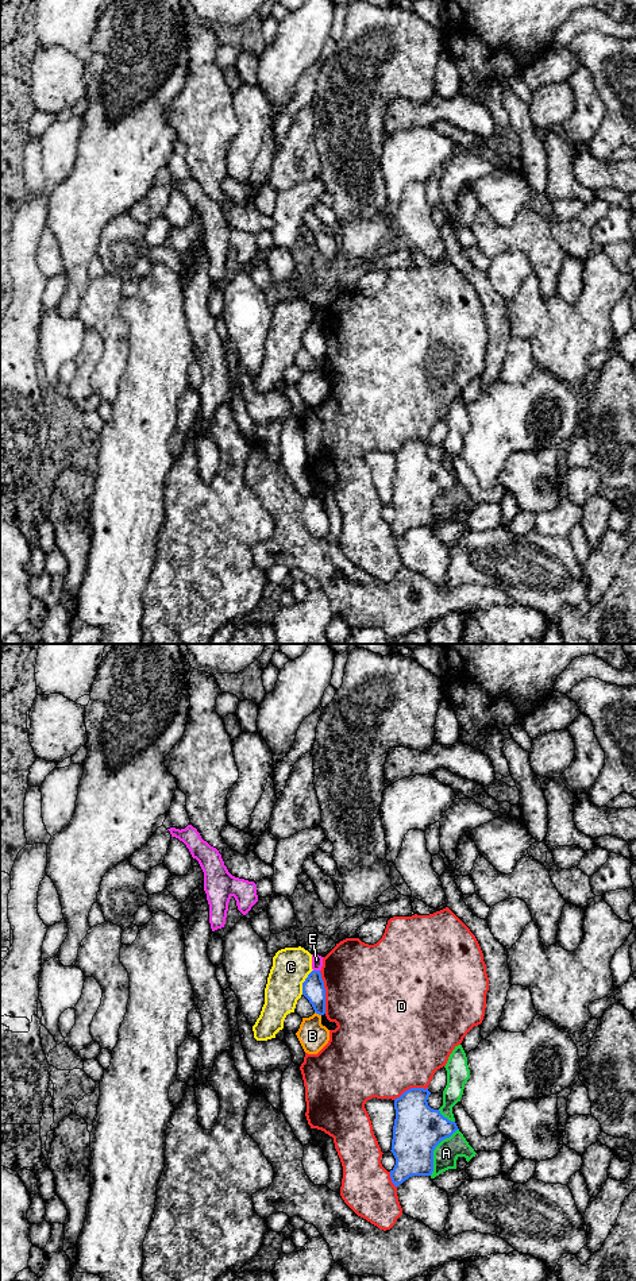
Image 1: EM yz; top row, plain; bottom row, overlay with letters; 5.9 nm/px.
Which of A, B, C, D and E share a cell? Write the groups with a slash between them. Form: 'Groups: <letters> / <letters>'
Groups: A / B E / C / D

